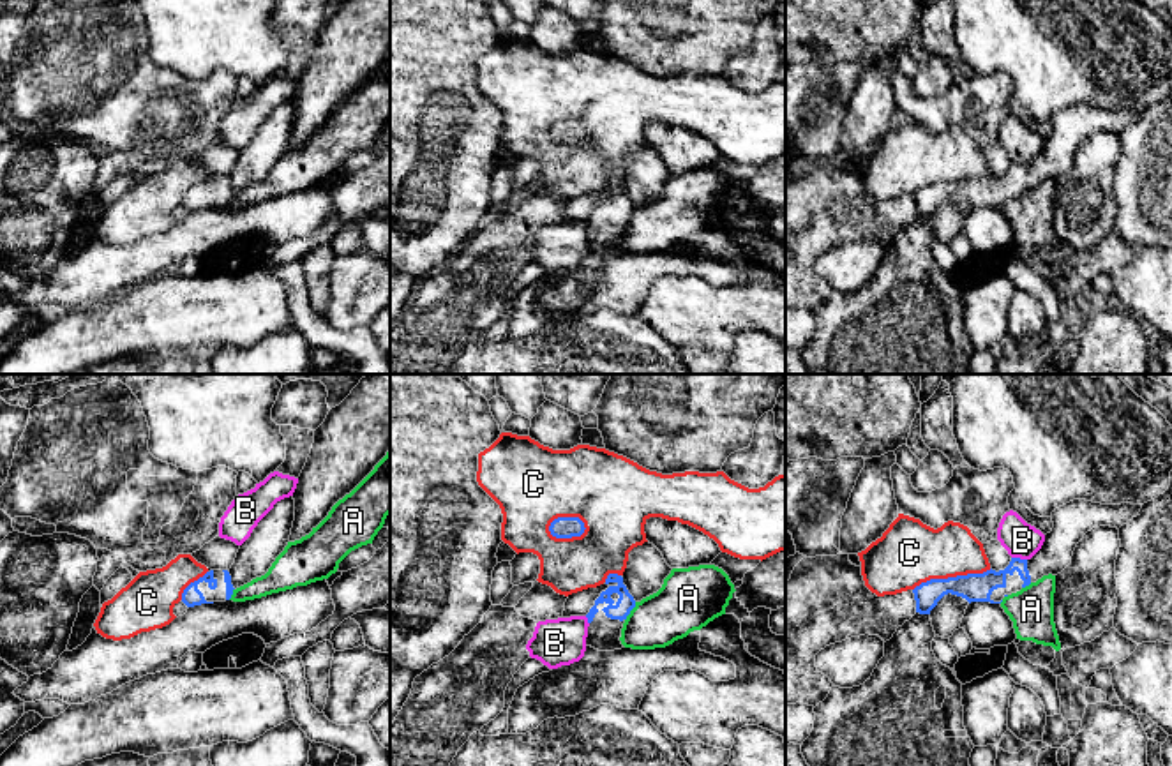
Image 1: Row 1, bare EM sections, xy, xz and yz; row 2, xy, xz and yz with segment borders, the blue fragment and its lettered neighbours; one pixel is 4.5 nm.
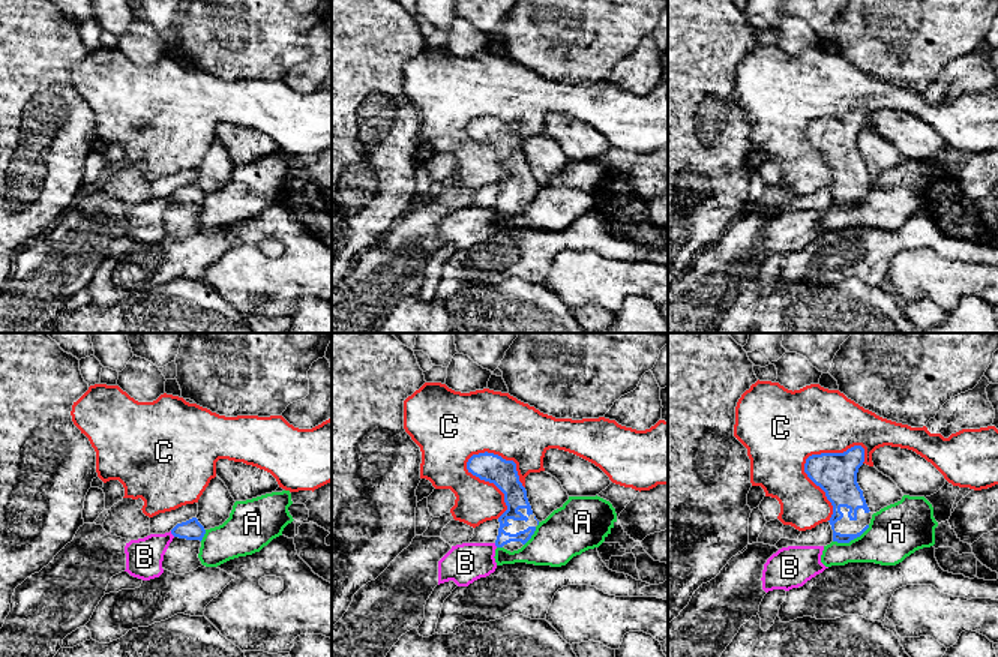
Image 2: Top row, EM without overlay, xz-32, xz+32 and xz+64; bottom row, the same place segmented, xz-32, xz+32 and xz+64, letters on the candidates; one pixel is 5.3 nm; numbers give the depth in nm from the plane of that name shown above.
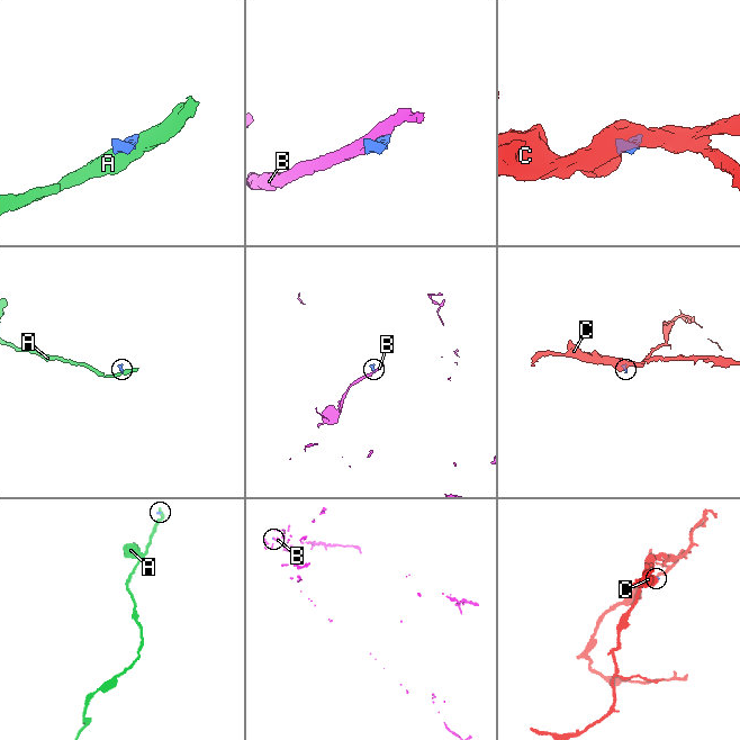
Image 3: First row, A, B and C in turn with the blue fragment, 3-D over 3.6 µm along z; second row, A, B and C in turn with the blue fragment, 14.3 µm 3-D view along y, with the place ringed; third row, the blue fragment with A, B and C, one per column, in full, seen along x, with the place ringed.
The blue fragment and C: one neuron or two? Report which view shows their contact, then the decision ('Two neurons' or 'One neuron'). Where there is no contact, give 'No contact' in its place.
Touches blue in xz. Two neurons

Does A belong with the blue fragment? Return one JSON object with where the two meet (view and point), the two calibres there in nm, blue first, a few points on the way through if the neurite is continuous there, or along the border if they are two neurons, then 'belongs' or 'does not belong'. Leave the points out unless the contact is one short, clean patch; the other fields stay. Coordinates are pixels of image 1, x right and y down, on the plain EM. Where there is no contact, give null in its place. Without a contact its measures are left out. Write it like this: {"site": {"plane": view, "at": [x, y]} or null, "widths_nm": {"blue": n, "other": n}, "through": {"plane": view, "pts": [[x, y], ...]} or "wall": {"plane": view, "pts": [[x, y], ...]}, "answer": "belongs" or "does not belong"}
{"site": {"plane": "xz", "at": [631, 214]}, "widths_nm": {"blue": 80, "other": 260}, "wall": {"plane": "xz", "pts": [[636, 207], [625, 225]]}, "answer": "does not belong"}

